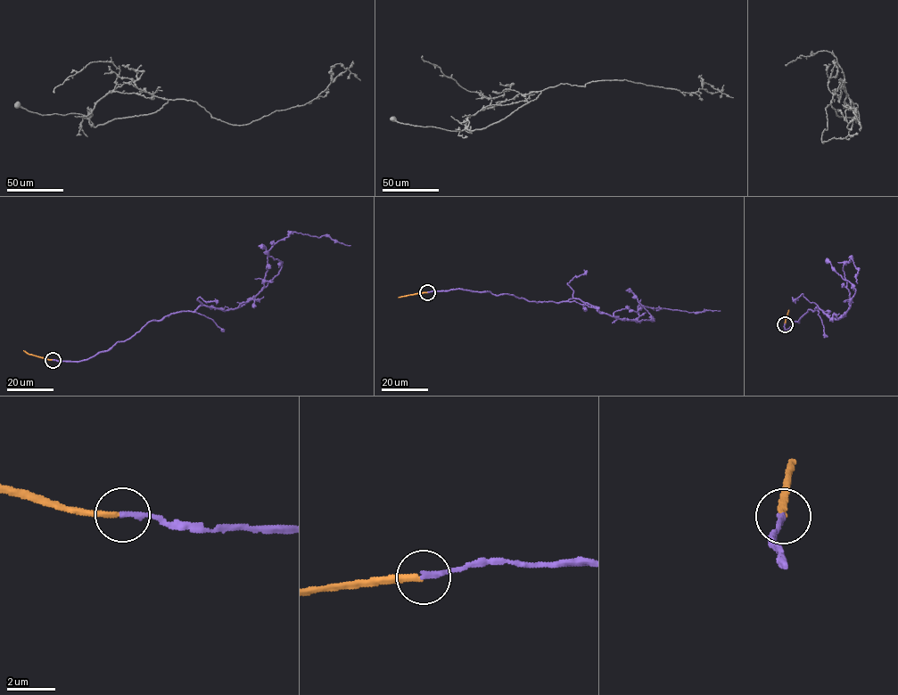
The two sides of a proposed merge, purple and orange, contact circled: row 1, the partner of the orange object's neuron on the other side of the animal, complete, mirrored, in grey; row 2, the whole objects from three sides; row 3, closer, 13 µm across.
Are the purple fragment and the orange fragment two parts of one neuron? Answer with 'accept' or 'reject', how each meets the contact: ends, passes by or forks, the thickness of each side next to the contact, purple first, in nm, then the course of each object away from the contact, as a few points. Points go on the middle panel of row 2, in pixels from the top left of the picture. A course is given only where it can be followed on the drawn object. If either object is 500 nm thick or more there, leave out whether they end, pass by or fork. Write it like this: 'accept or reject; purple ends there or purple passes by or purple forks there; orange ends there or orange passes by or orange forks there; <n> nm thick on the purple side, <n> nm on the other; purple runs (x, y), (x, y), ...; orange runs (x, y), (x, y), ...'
accept; purple ends there; orange ends there; 240 nm thick on the purple side, 240 nm on the other; purple runs (427, 292), (463, 289), (542, 302), (579, 298), (599, 312), (637, 321), (638, 306), (720, 311); orange runs (427, 292), (398, 298)

